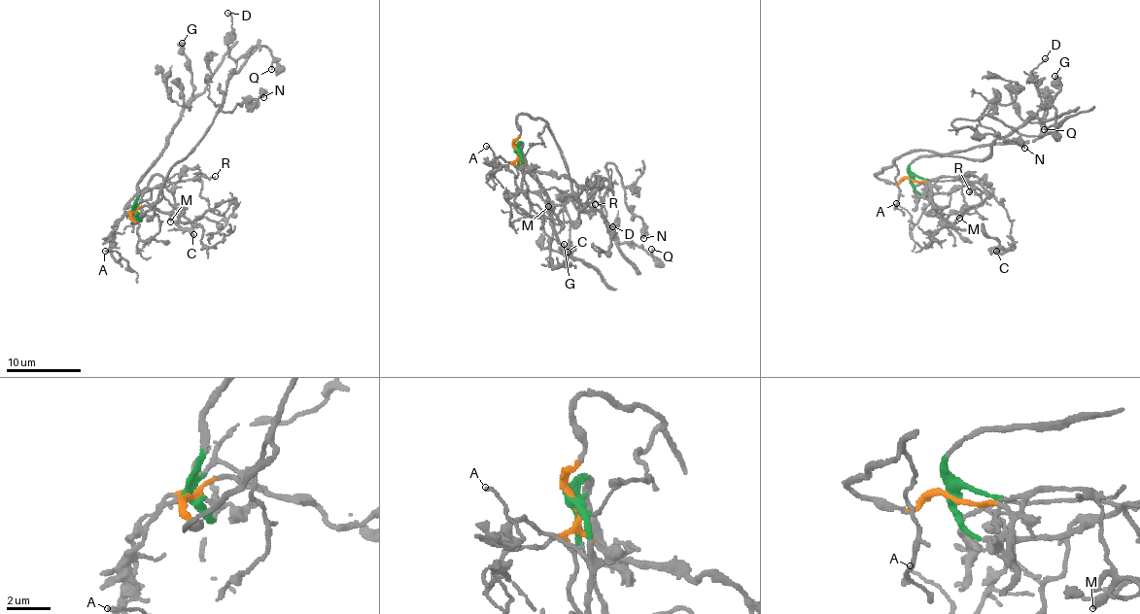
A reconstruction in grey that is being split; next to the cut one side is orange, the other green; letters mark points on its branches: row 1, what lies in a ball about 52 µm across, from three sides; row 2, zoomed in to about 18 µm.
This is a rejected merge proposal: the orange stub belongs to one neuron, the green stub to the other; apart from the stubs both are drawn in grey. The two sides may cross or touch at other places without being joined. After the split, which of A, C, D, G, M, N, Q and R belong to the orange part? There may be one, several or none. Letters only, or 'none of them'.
A, D, N, Q

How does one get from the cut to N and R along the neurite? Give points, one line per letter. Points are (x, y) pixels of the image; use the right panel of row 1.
N: (911, 179), (875, 175), (925, 150), (983, 159), (1013, 130), (984, 115), (956, 119), (952, 125), (1024, 148)
R: (911, 179), (953, 179), (966, 174), (972, 187), (970, 191)

